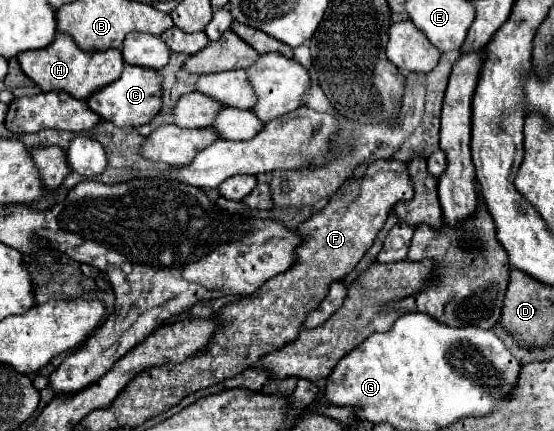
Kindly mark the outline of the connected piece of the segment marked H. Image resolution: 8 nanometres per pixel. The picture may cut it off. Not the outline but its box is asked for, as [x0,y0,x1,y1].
[17,33,125,99]

